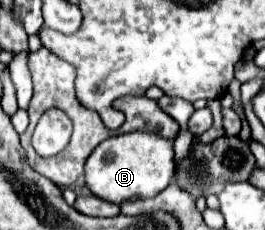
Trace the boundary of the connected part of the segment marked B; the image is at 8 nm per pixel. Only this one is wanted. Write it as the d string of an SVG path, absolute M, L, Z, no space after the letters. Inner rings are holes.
M130 132L104 140L86 160L86 186L88 190L112 204L126 200L150 198L162 192L174 178L174 142L154 132Z

